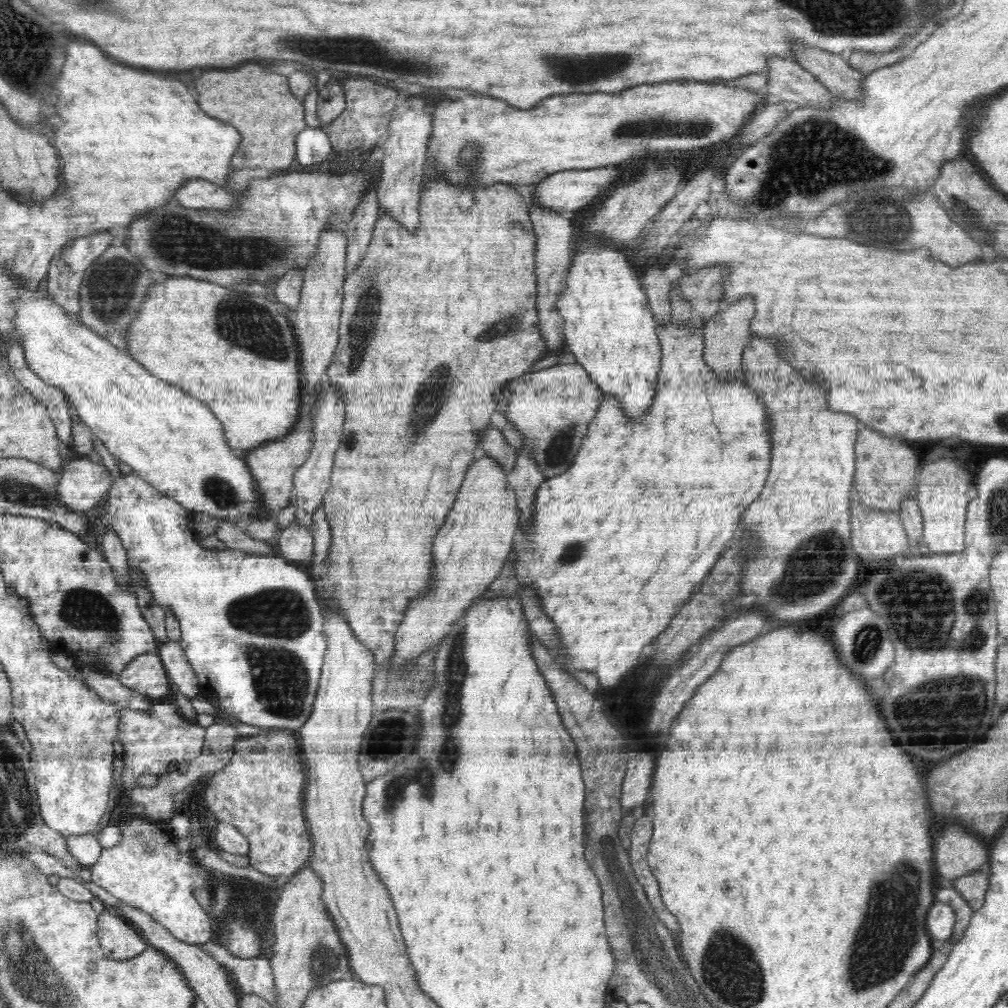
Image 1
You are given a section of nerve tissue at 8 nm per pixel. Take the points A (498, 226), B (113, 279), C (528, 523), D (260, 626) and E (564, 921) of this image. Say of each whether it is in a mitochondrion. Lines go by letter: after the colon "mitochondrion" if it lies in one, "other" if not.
A: other
B: mitochondrion
C: other
D: mitochondrion
E: other

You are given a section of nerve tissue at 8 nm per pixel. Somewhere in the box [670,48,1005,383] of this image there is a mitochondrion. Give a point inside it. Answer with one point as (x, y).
(816, 156)

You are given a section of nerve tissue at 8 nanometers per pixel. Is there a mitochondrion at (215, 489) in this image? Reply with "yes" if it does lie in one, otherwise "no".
yes

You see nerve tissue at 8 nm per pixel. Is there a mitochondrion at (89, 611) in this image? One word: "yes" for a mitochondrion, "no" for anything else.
yes

